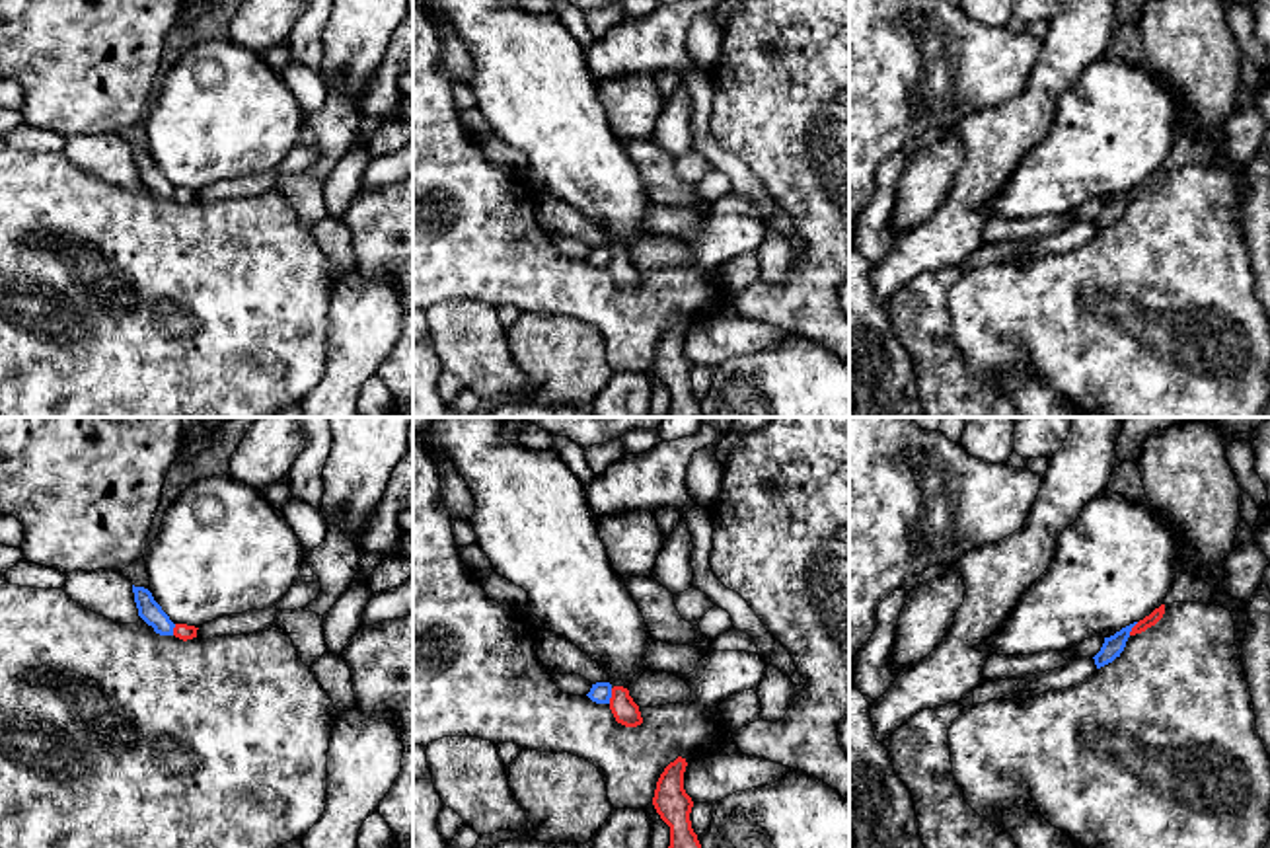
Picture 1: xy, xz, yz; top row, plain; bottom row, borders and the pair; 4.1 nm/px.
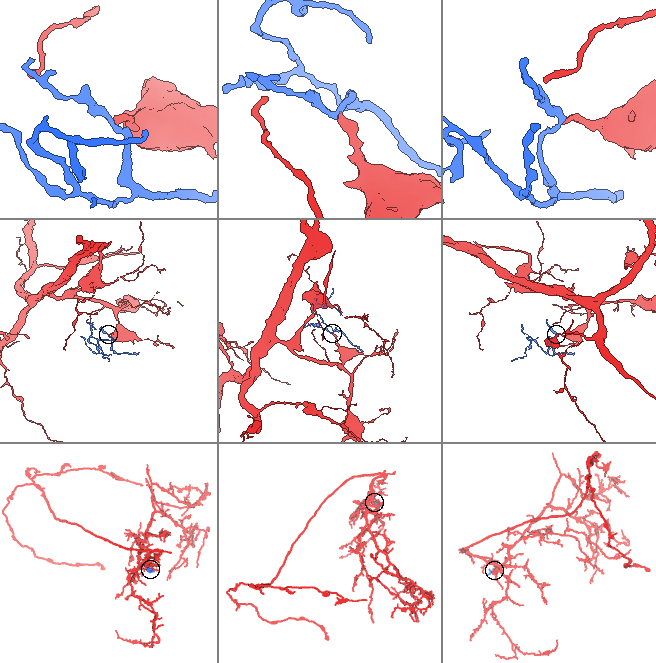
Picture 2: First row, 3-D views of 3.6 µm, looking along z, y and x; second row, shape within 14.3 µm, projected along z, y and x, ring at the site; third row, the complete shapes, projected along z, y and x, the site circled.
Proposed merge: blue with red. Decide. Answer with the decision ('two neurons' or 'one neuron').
two neurons

